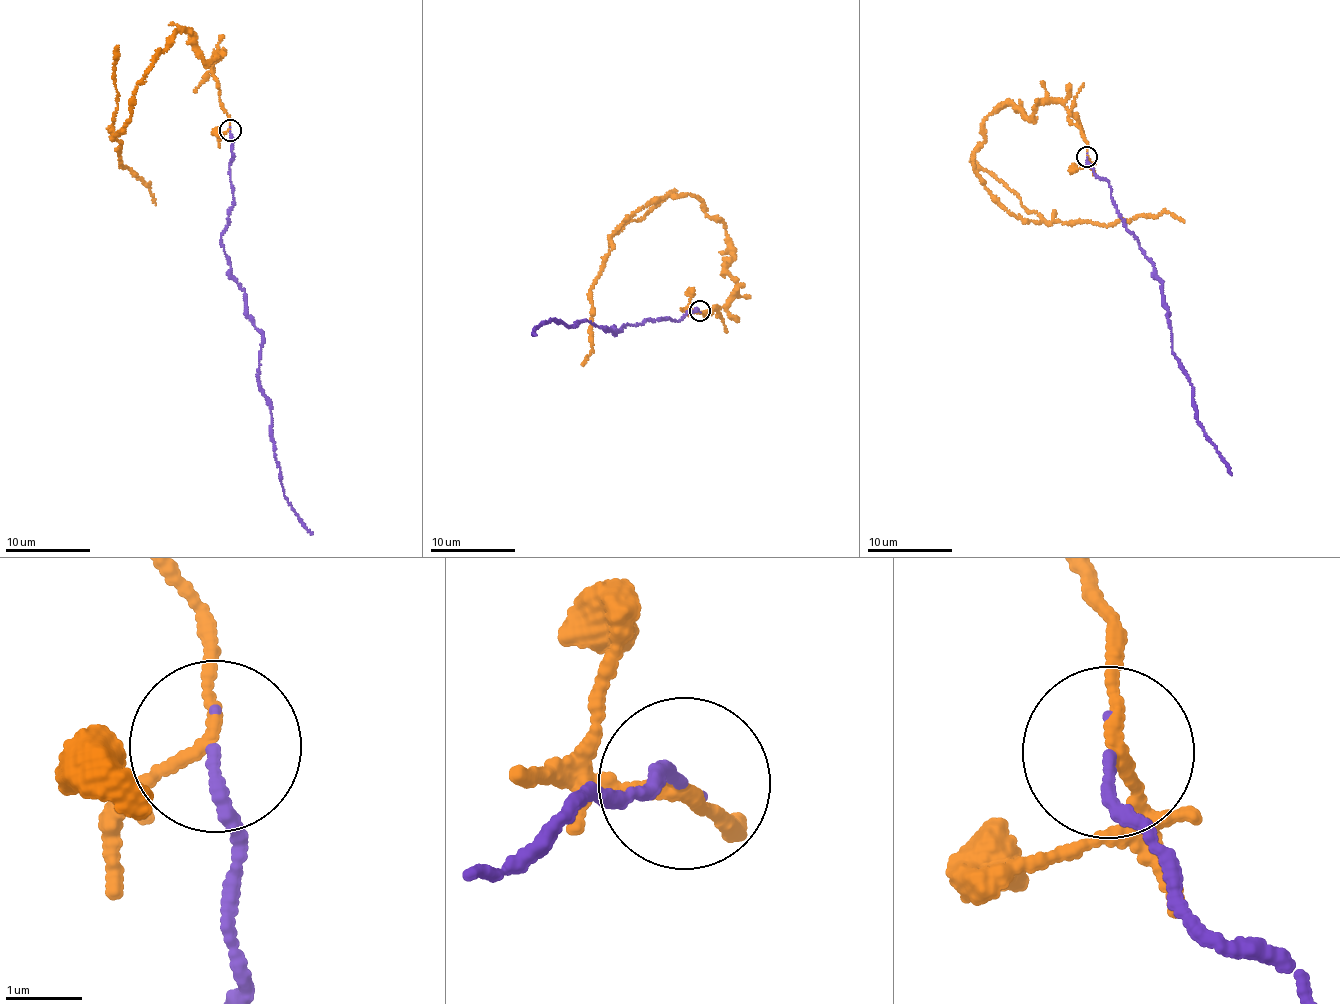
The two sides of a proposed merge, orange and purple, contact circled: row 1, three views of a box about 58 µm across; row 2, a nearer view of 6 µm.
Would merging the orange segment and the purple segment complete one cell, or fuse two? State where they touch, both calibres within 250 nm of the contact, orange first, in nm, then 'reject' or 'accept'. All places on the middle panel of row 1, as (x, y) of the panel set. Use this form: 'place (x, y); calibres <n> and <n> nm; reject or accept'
place (699, 310); calibres 130 and 130 nm; reject

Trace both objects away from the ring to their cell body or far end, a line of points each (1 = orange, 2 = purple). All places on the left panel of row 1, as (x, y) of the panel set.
1: (230, 131), (216, 55), (205, 60), (180, 27), (113, 138), (121, 166), (151, 188), (156, 205)
2: (230, 131), (233, 199), (221, 239), (244, 314), (262, 334), (258, 376), (285, 498), (312, 534)

